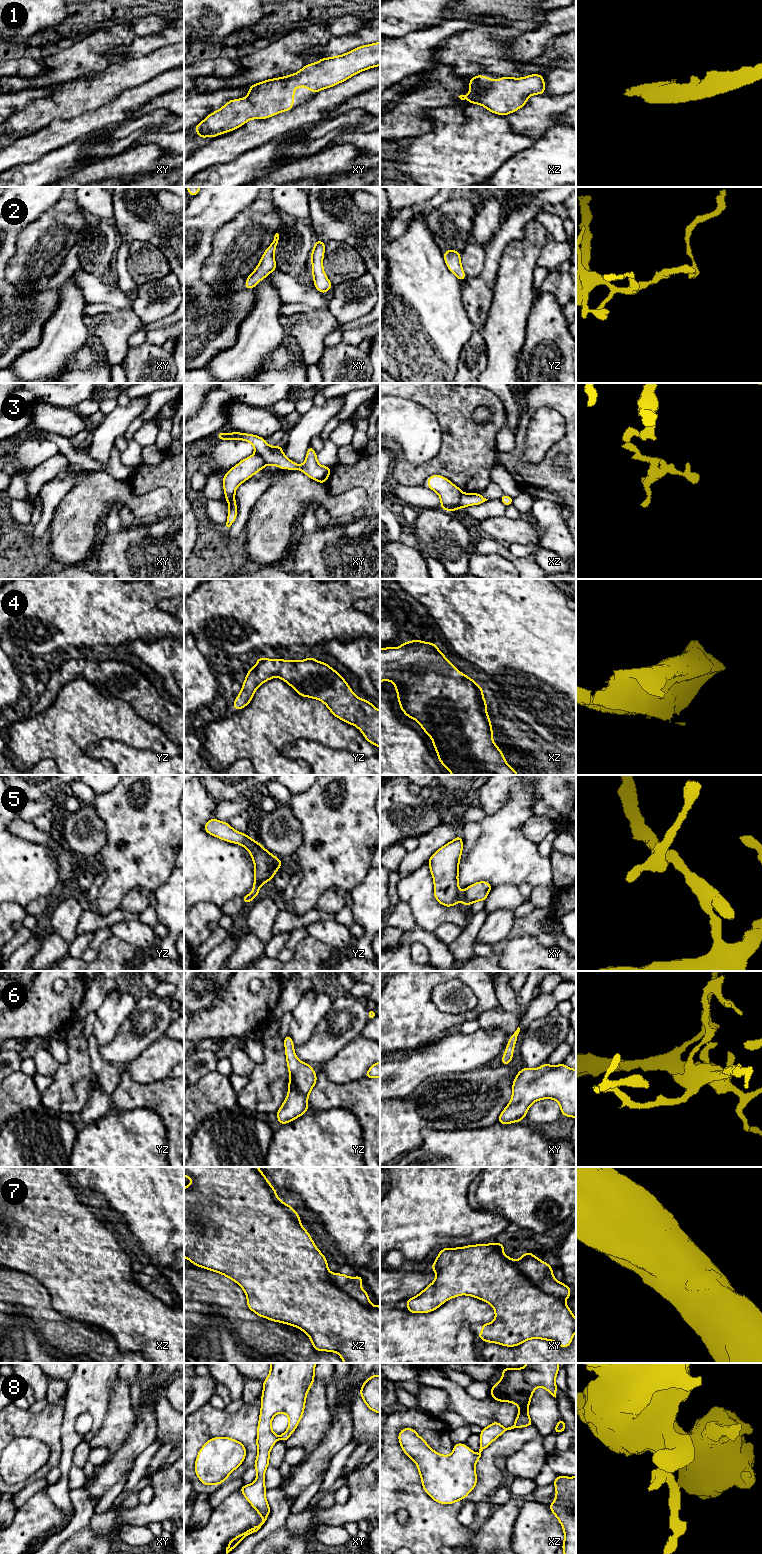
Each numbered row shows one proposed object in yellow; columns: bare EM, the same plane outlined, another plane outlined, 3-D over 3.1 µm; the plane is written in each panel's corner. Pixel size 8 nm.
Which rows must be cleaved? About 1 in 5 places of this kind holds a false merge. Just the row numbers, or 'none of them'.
3, 5, 7

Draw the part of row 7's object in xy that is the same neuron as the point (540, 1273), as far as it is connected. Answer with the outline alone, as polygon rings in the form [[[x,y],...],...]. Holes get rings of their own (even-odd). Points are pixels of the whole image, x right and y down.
[[[524,1252],[521,1258],[513,1262],[534,1285],[545,1293],[564,1300],[570,1297],[571,1288],[557,1281],[553,1276],[553,1268],[534,1254]]]

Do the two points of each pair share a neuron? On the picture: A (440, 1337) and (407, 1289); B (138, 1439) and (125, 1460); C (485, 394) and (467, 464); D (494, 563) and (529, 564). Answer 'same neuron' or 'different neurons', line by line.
A: different neurons
B: same neuron
C: same neuron
D: different neurons

